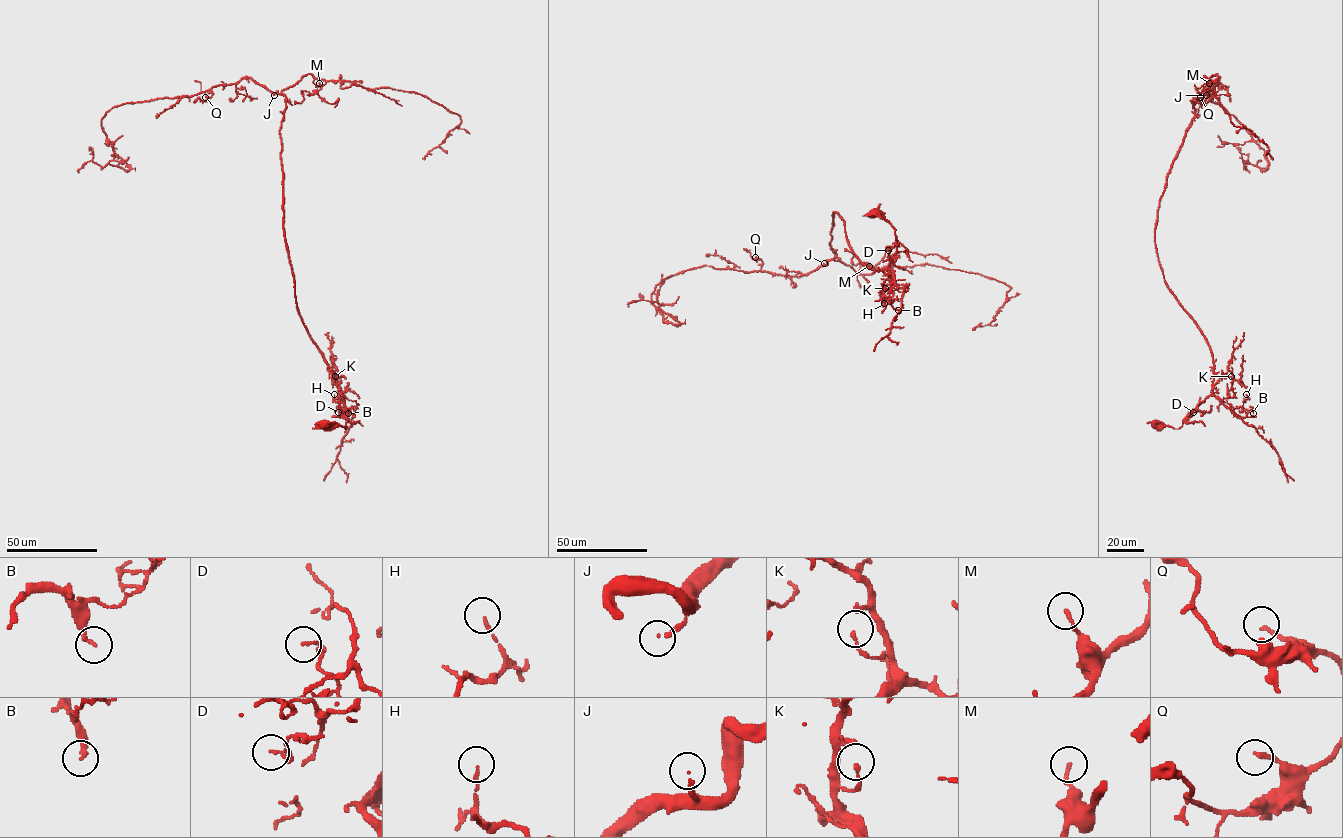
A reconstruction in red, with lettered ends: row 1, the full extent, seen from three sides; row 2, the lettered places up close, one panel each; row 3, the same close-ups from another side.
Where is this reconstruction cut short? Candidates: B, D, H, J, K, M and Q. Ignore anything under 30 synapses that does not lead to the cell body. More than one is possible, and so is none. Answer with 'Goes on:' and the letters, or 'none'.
Goes on: J

